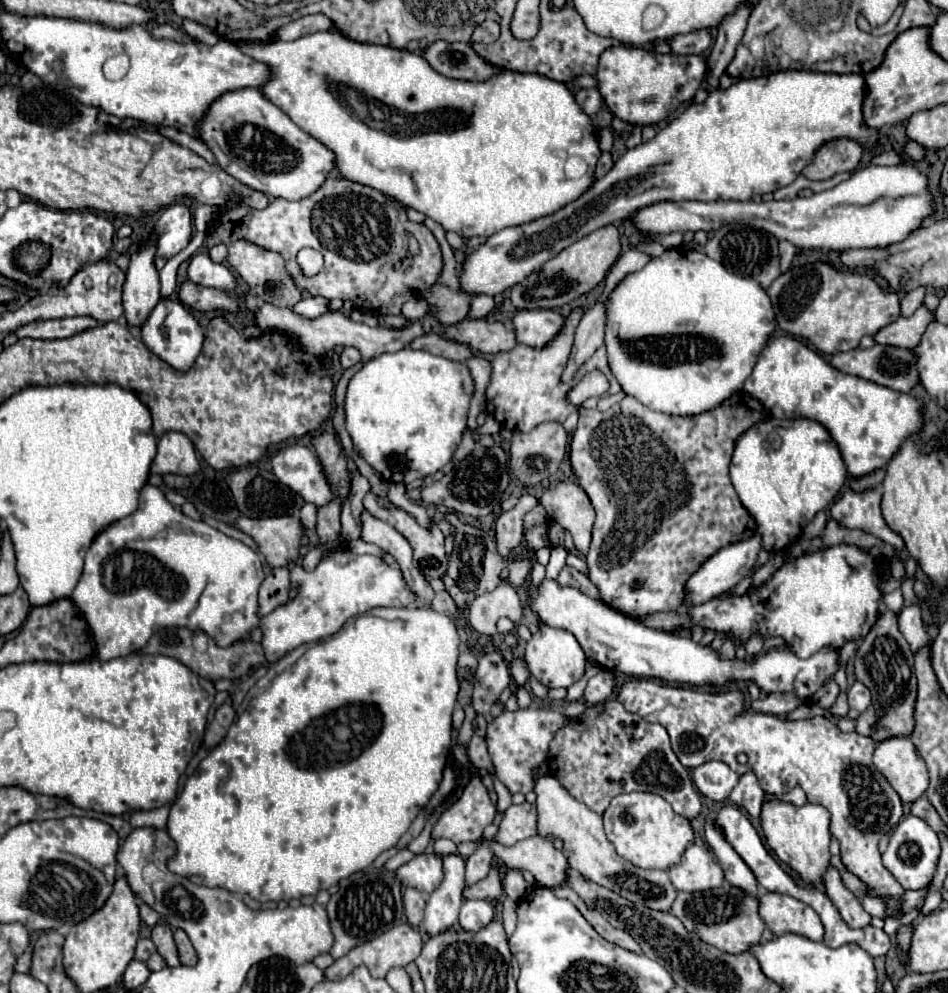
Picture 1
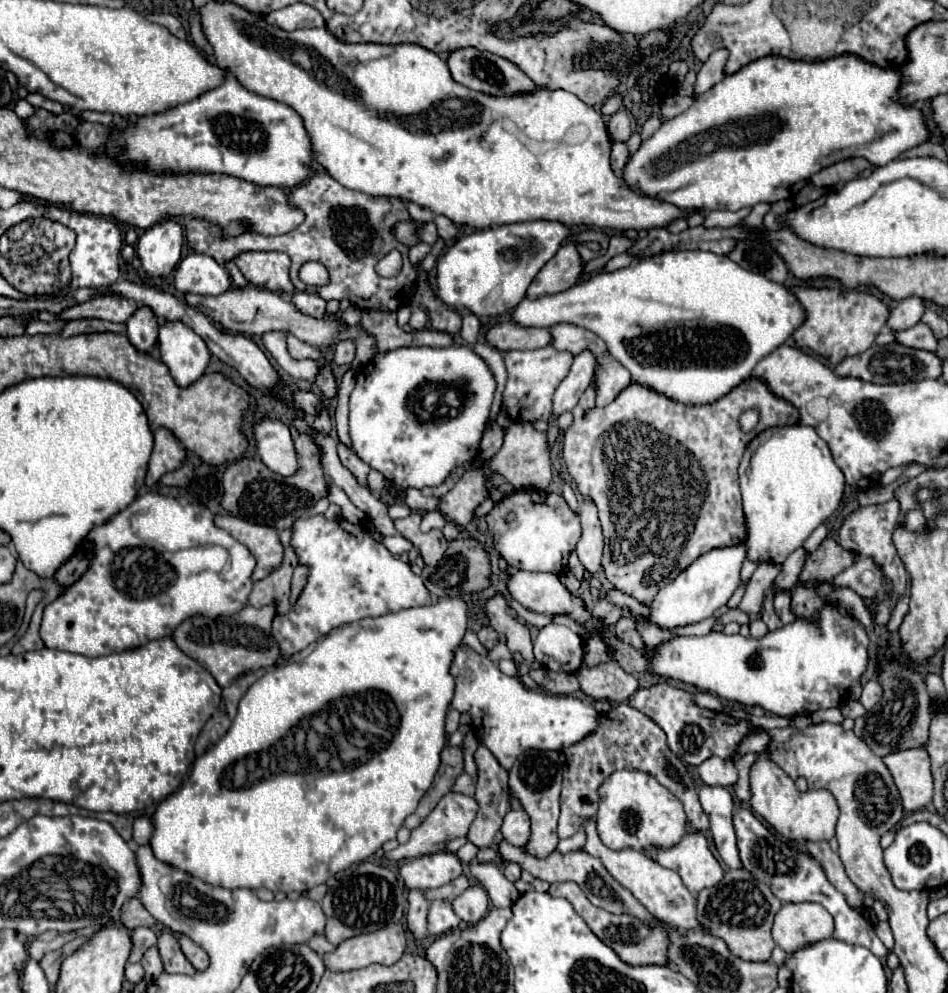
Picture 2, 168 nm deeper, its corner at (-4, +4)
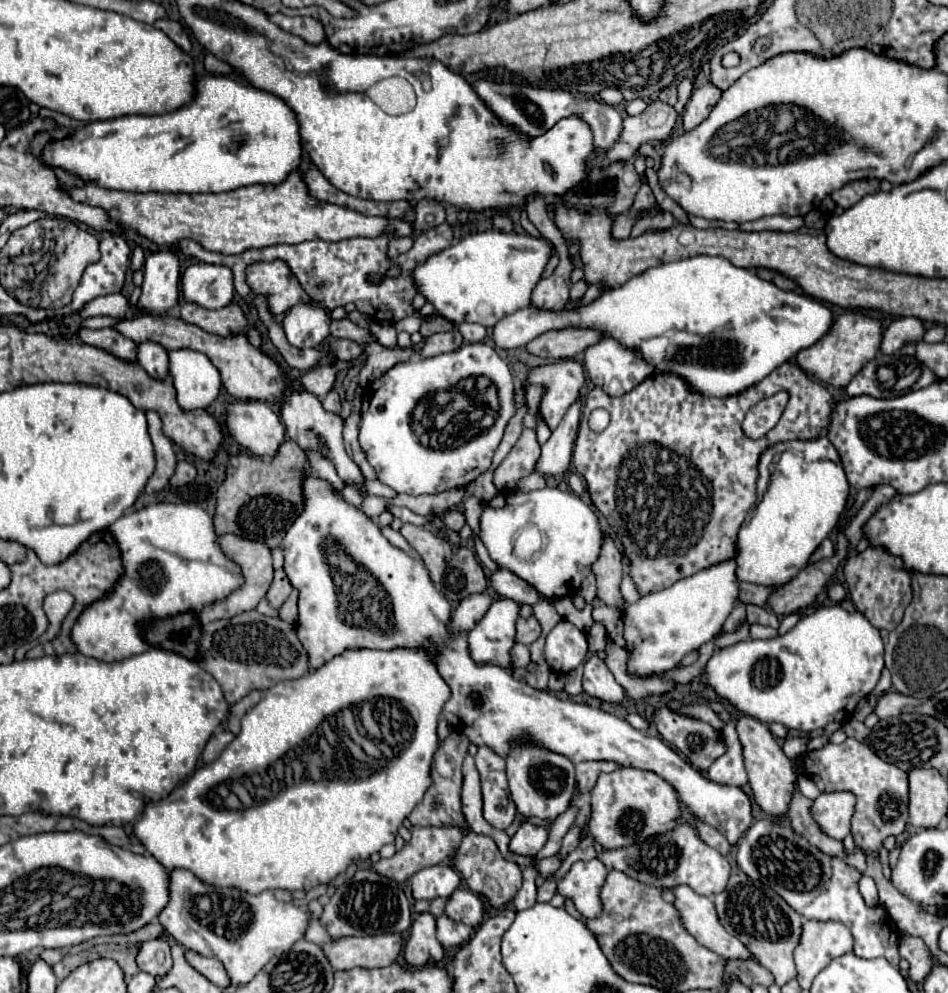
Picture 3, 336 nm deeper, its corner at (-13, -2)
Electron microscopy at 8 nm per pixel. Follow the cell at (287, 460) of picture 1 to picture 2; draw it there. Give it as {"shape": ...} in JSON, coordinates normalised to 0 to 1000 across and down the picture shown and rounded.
{"shape":[[[284,419],[271,423],[267,427],[267,441],[271,457],[284,473],[305,479],[305,475],[313,471],[313,459],[309,459],[309,441],[296,423]]]}

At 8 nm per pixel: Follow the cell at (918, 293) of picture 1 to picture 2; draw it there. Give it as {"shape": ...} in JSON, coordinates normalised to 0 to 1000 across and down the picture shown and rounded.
{"shape":[[[955,300],[950,302],[938,316],[936,320],[936,328],[942,332],[942,334],[948,334],[948,332],[957,332],[961,328],[965,328],[972,318],[974,318],[974,302],[972,300]]]}

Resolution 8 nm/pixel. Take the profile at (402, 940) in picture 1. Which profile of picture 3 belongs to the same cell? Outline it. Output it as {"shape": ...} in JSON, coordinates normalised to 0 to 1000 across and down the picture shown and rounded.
{"shape":[[[401,941],[401,943],[365,943],[350,951],[340,953],[344,965],[352,977],[371,975],[403,975],[418,969],[424,959],[422,941]]]}

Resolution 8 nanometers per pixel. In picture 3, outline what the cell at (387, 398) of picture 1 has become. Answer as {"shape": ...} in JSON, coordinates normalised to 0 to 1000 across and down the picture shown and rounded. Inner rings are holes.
{"shape":[[[487,346],[479,354],[462,356],[456,361],[435,361],[414,369],[403,381],[386,389],[382,399],[382,423],[380,423],[380,449],[397,473],[399,483],[432,499],[464,497],[477,491],[489,491],[513,475],[519,467],[519,459],[530,443],[536,423],[542,419],[542,385],[536,367],[521,354],[521,350],[504,346]],[[511,379],[523,389],[525,411],[521,423],[506,425],[506,431],[483,431],[473,425],[445,425],[435,415],[437,409],[451,397],[475,393],[487,381]]]}

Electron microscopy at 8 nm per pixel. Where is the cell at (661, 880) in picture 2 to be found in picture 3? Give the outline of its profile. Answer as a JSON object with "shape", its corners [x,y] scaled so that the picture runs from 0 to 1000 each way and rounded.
{"shape":[[[711,892],[707,898],[713,904],[711,914],[717,920],[722,937],[726,937],[741,953],[753,957],[764,967],[793,965],[789,955],[762,935],[749,904],[734,900],[726,892]]]}

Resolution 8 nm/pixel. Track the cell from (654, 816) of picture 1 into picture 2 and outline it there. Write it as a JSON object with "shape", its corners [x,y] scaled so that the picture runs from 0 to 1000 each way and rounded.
{"shape":[[[651,775],[632,792],[630,798],[630,838],[634,848],[647,856],[678,856],[685,850],[708,854],[723,840],[723,818],[718,814],[718,808],[687,779],[674,775]]]}

